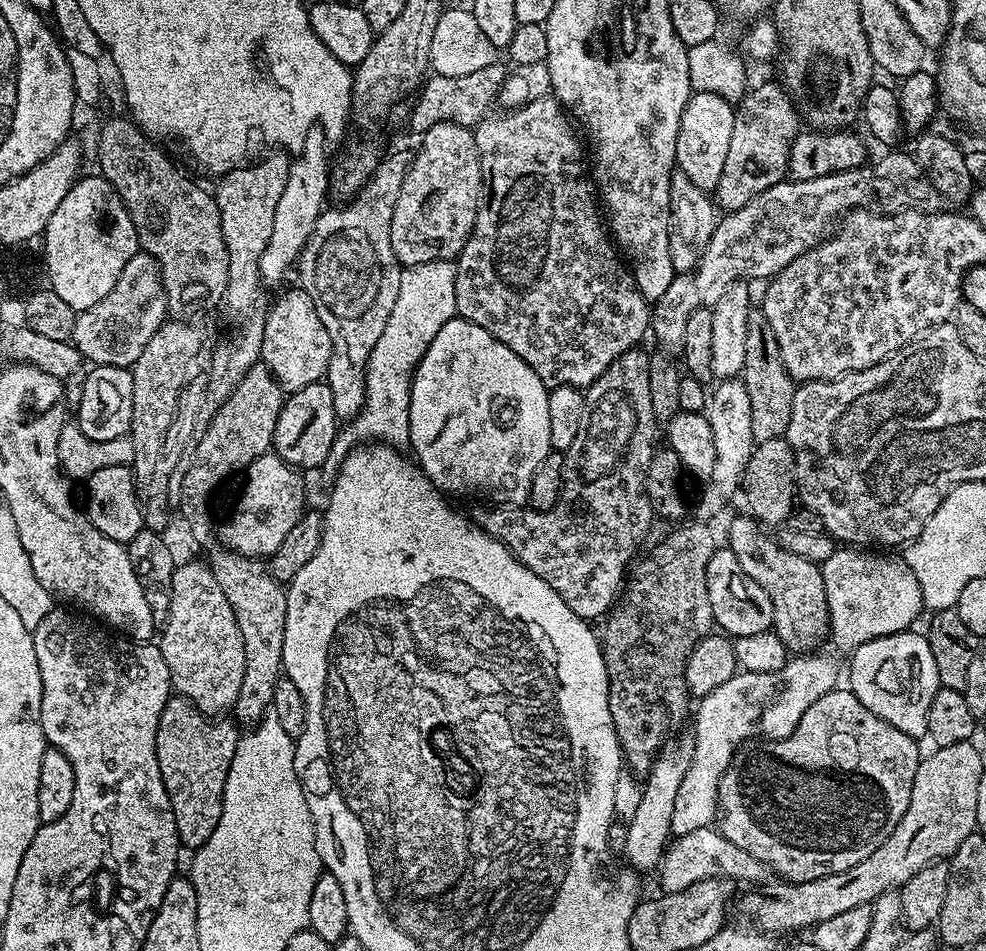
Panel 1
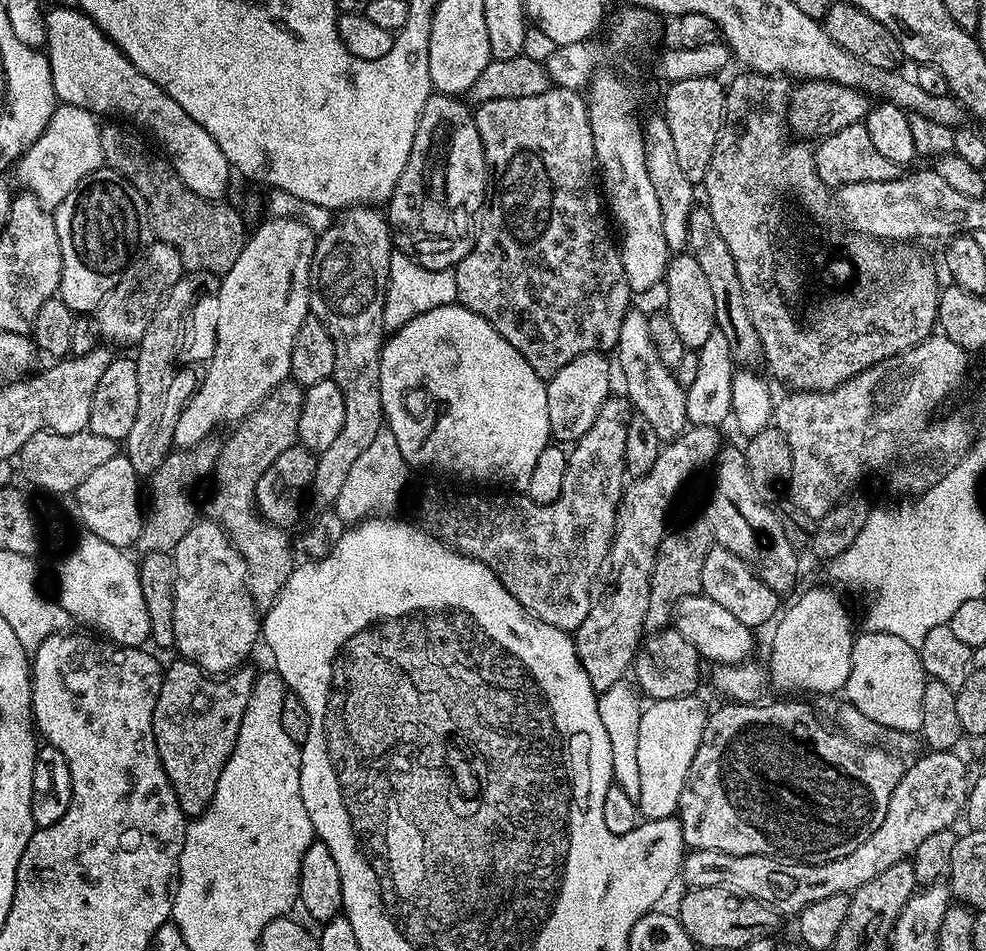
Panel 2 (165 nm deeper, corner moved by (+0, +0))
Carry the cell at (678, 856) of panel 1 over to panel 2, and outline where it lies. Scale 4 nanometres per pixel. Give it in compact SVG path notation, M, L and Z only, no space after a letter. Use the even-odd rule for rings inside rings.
M928 750L925 753L925 756L917 755L917 760L905 767L898 786L894 786L894 794L890 794L890 806L886 806L882 826L878 826L878 830L874 830L874 834L870 834L870 838L866 838L866 842L849 856L821 864L806 864L775 856L735 856L718 850L692 850L685 855L682 880L688 883L689 889L721 888L738 896L760 900L780 914L799 914L806 906L822 902L822 898L857 892L870 882L870 878L878 878L882 870L890 870L890 866L909 859L919 844L934 834L934 830L952 828L965 811L970 774L968 778L968 768L959 751Z

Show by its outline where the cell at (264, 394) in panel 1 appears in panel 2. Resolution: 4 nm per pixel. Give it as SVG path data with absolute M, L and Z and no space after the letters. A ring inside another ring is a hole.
M289 378L271 392L259 406L245 416L231 429L228 441L224 445L219 445L216 453L216 463L214 465L214 481L216 489L212 492L212 512L211 519L215 520L224 533L232 539L232 544L242 554L246 562L248 571L248 589L254 598L257 609L267 610L272 603L282 594L286 582L290 578L294 561L292 561L292 548L294 552L294 540L287 536L285 529L278 524L272 524L265 516L260 515L260 509L256 507L256 483L262 474L274 464L274 458L278 454L286 454L292 444L297 443L298 434L298 414L302 414L302 402L304 401L304 388L297 384L295 380Z

